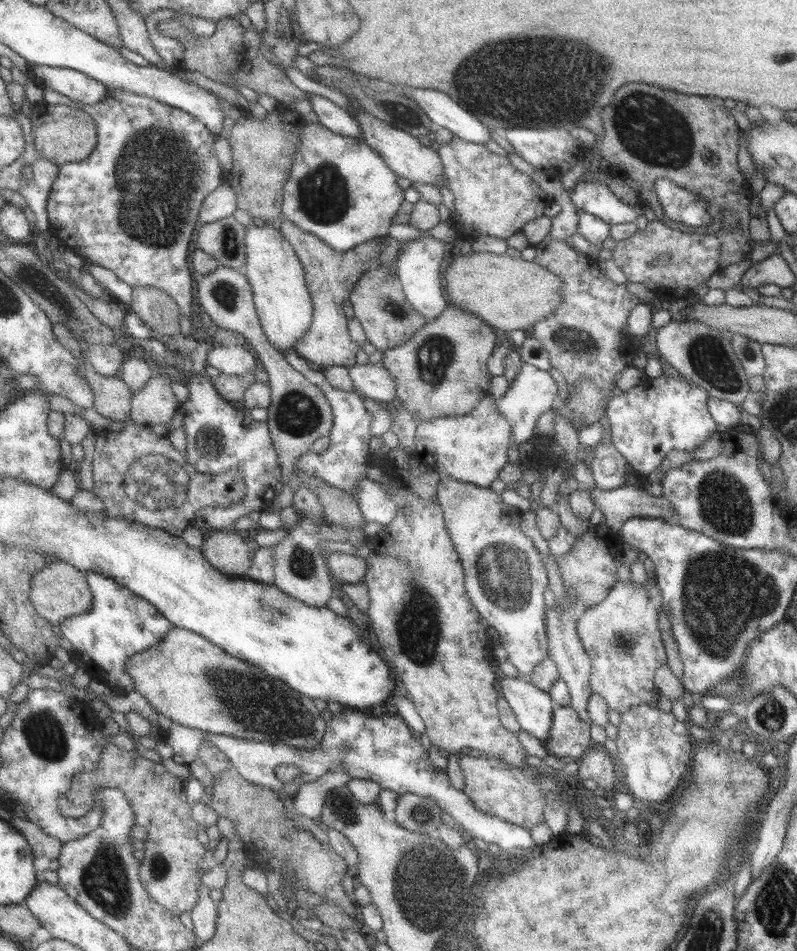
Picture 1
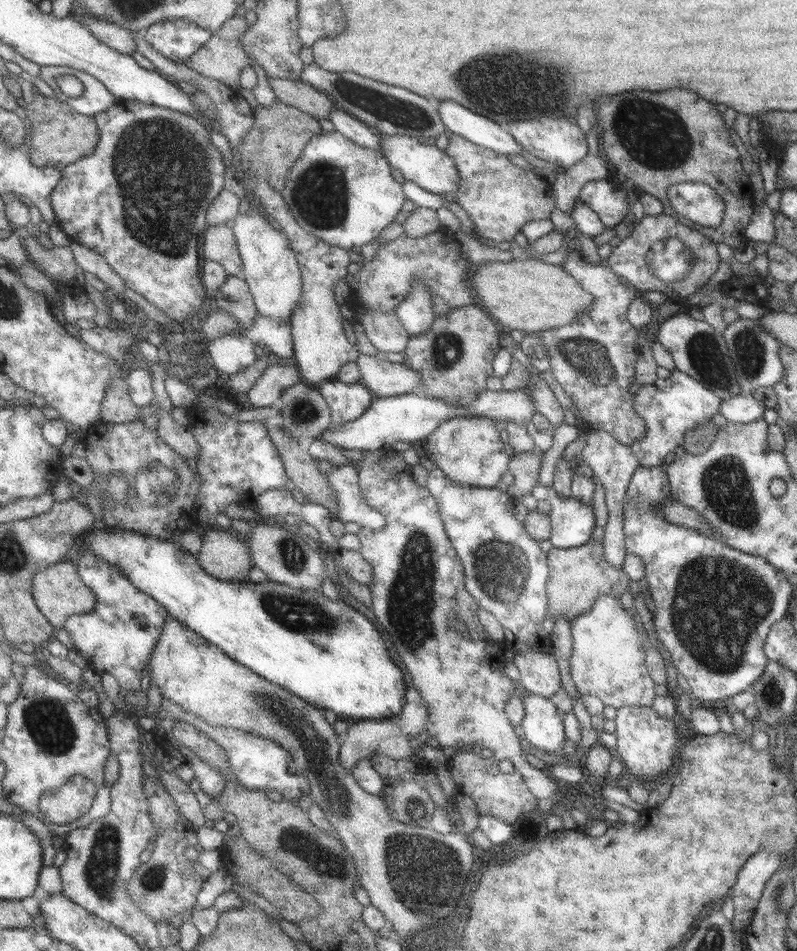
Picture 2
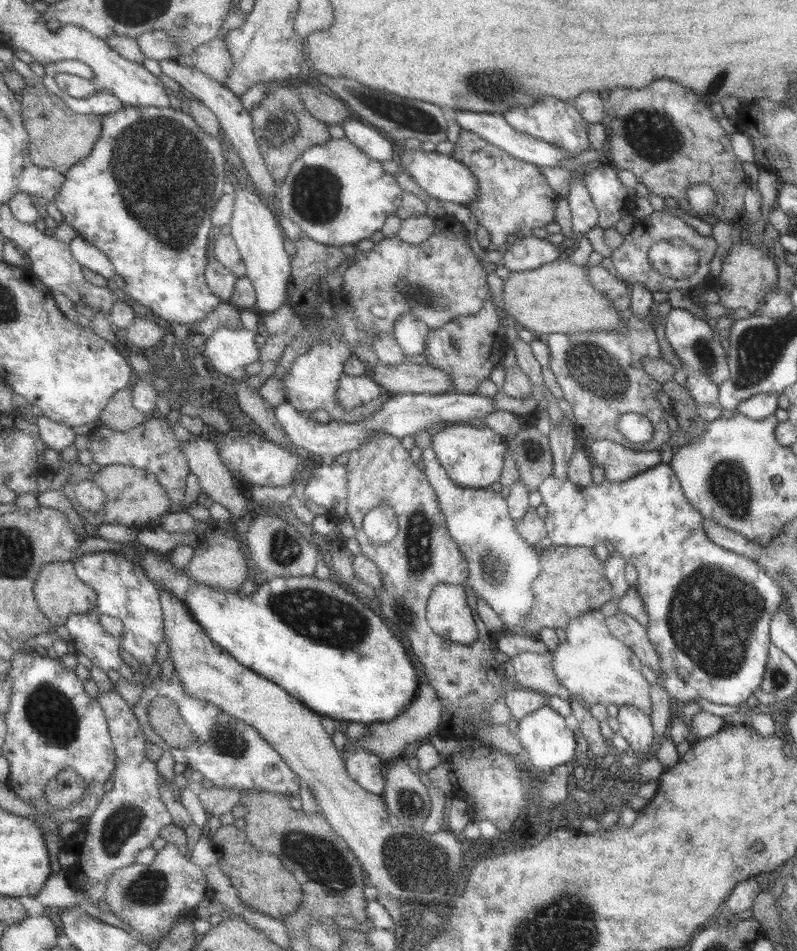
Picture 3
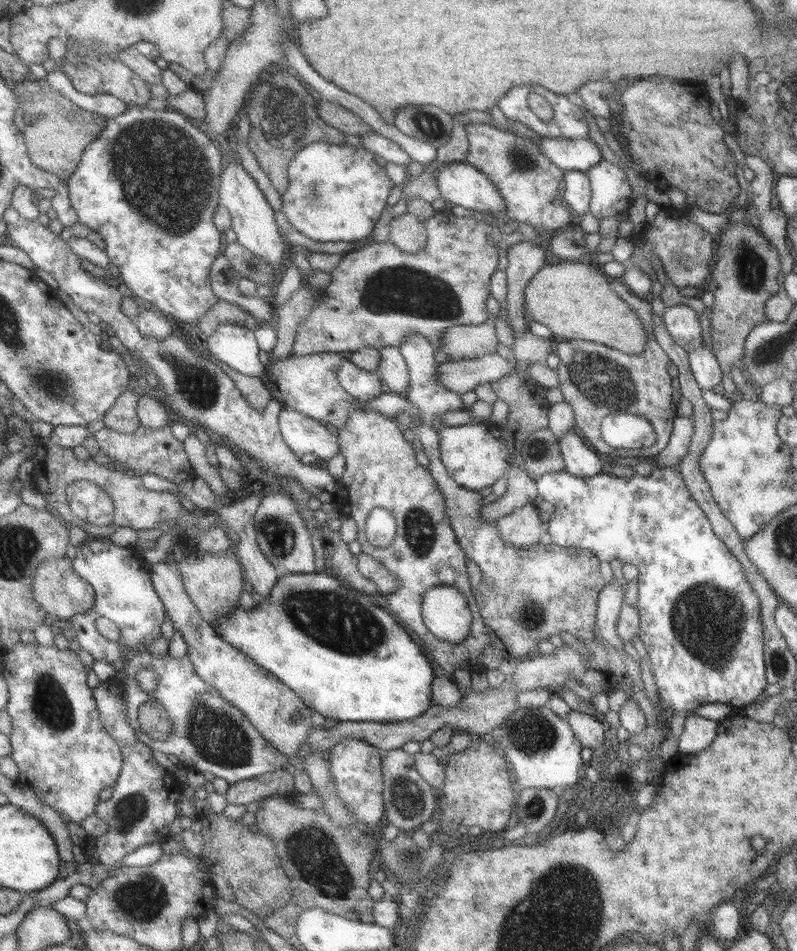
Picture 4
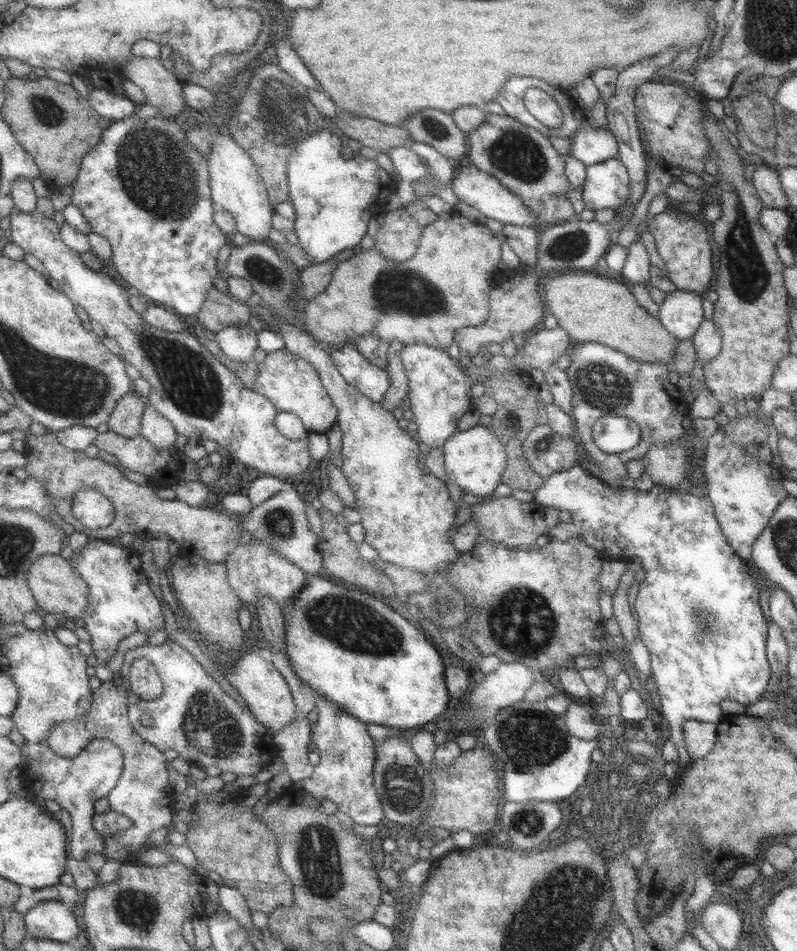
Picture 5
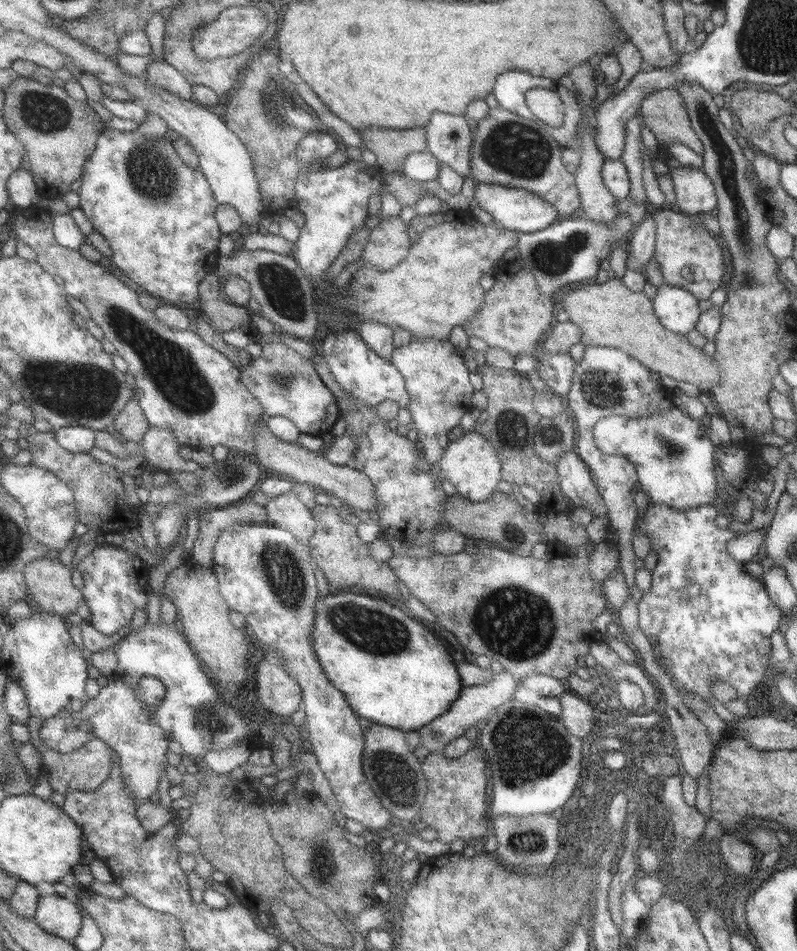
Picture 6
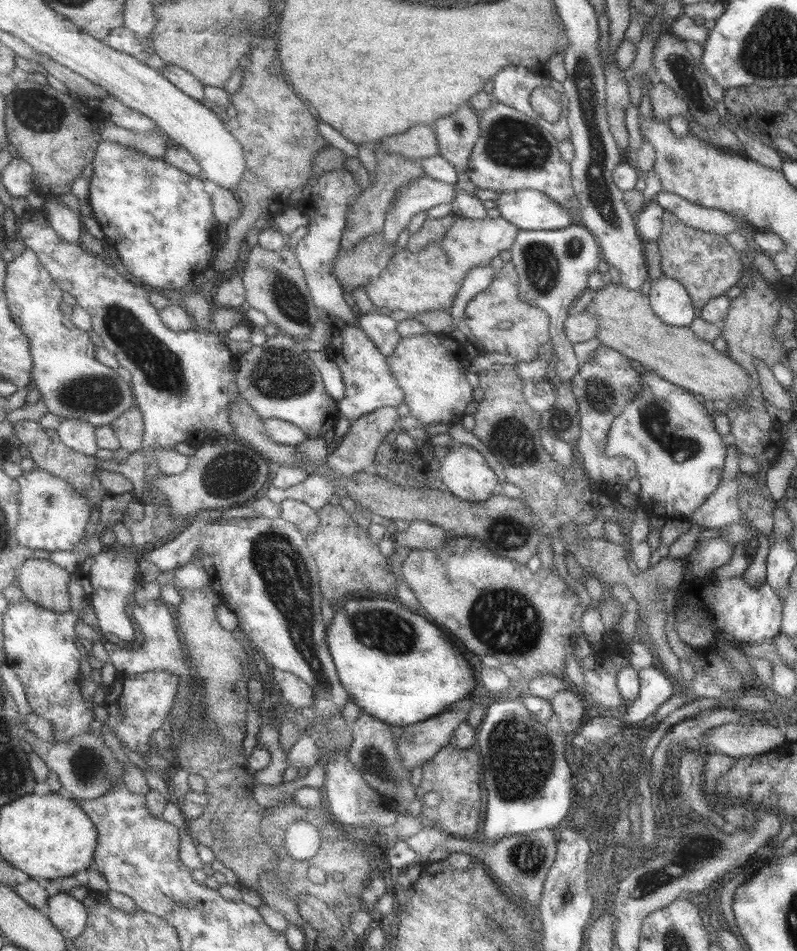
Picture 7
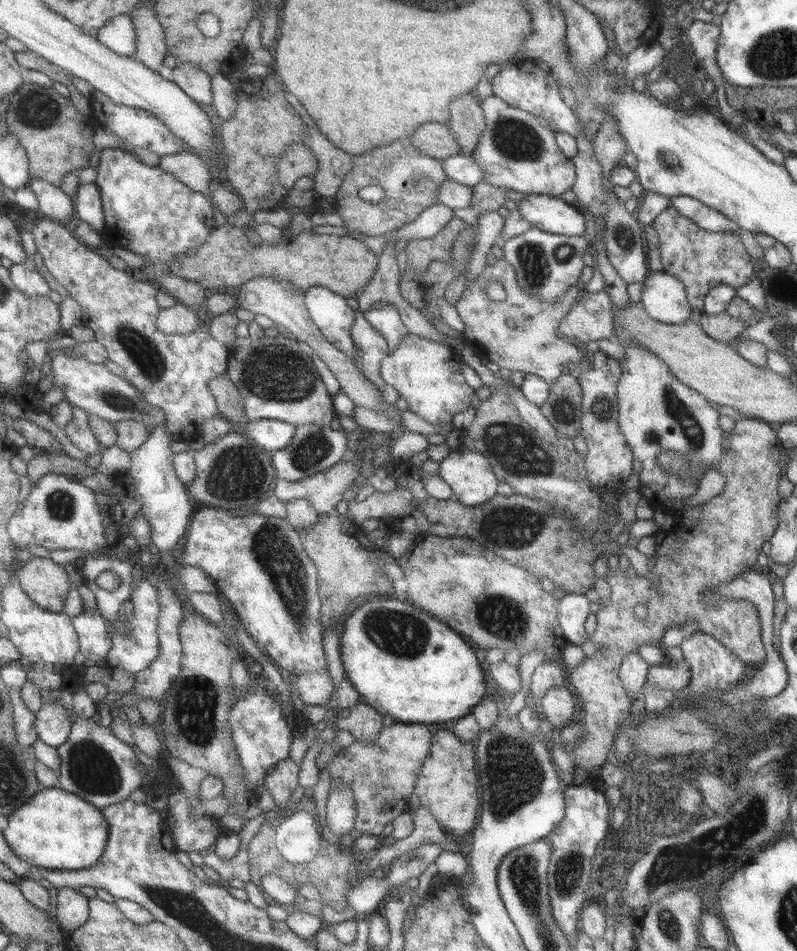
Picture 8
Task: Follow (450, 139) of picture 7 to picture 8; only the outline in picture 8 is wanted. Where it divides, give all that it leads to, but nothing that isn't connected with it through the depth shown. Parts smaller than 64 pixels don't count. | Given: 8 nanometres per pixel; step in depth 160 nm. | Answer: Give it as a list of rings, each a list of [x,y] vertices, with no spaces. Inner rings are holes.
[[[476,93],[463,95],[451,102],[450,129],[460,144],[460,154],[472,156],[483,131],[486,114]],[[488,182],[475,183],[472,186],[473,191],[473,202],[471,205],[471,212],[469,214],[463,214],[461,218],[465,220],[471,220],[469,225],[479,228],[478,220],[481,214],[485,211],[496,211],[501,208],[501,204],[507,200],[505,192],[509,191],[510,188],[499,188],[497,189]]]

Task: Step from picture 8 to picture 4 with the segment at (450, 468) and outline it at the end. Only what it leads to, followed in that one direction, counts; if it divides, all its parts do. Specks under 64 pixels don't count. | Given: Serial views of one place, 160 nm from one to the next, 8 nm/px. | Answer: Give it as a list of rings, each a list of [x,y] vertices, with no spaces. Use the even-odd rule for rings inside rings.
[[[466,423],[443,428],[440,433],[442,460],[450,476],[461,486],[479,492],[489,491],[510,470],[514,452],[503,437],[497,438],[489,423]]]

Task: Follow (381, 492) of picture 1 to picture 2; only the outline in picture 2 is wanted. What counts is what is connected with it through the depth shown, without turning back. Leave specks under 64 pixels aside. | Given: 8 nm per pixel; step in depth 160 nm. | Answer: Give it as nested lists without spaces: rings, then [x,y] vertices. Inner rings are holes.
[[[352,464],[339,466],[339,469],[327,473],[339,504],[337,519],[343,523],[358,522],[367,529],[381,530],[387,524],[387,517],[367,504],[359,476],[359,469]]]

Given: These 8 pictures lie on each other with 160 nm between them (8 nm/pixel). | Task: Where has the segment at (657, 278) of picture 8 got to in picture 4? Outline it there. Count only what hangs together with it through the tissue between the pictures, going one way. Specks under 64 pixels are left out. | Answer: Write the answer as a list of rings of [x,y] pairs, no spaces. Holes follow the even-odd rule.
[[[683,304],[665,308],[662,316],[662,321],[673,342],[687,352],[700,348],[703,344],[698,317],[698,313]]]

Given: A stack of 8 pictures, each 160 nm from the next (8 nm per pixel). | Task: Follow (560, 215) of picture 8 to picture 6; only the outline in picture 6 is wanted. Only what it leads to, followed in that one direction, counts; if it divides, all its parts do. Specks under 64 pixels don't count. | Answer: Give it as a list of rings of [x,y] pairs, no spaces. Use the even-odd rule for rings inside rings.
[[[475,181],[475,184],[474,198],[480,208],[490,213],[496,222],[500,222],[508,230],[519,234],[539,232],[549,228],[557,220],[558,211],[555,210],[555,205],[530,190],[481,181]]]

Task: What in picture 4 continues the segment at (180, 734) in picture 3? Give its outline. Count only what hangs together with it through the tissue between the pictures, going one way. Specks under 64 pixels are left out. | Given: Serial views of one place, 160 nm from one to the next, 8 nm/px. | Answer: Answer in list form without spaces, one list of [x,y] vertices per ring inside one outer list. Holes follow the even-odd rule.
[[[152,698],[141,705],[140,723],[150,738],[157,742],[167,740],[174,731],[173,720],[169,718],[167,709],[161,701]]]

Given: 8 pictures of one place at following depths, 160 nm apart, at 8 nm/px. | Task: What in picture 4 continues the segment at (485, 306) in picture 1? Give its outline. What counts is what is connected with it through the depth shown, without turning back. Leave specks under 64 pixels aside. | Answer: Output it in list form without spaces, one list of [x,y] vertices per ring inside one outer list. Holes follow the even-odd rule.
[[[554,261],[545,265],[525,289],[527,315],[548,327],[555,339],[603,343],[625,354],[639,354],[645,333],[629,305],[610,289],[609,278],[593,262]]]

